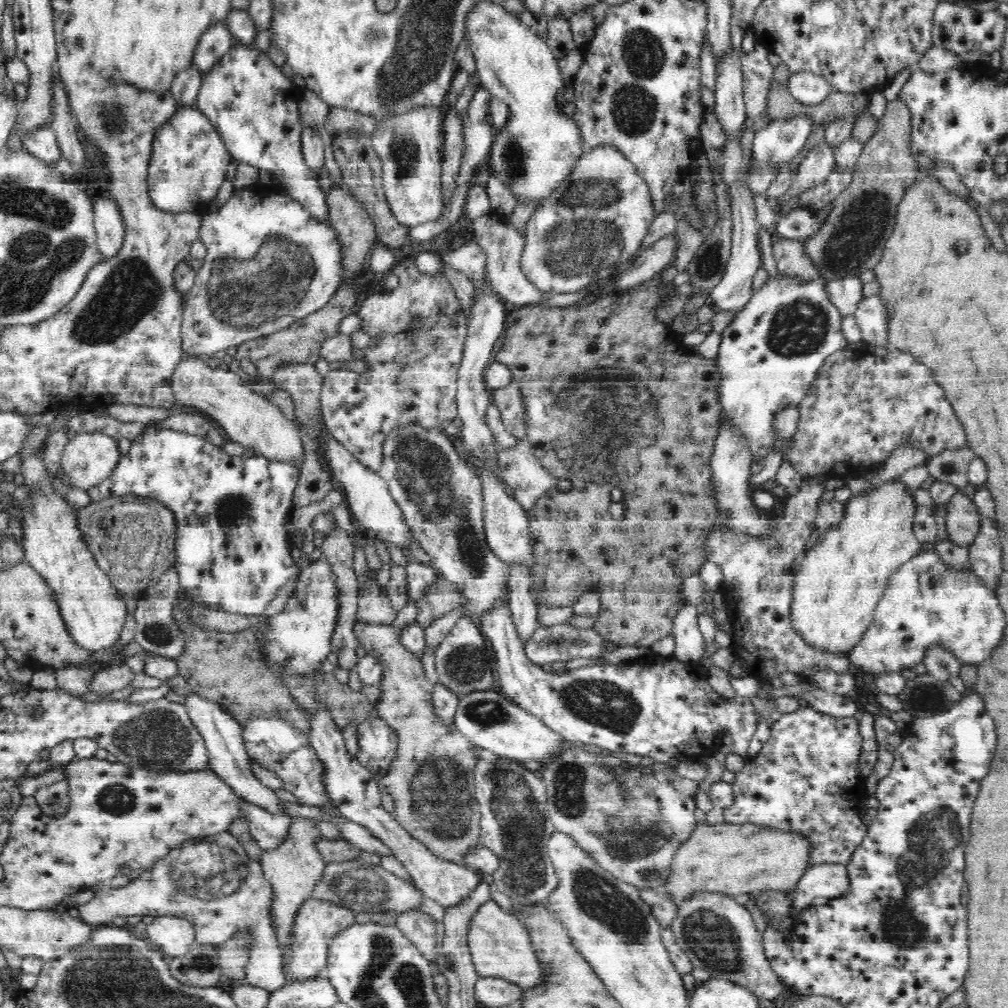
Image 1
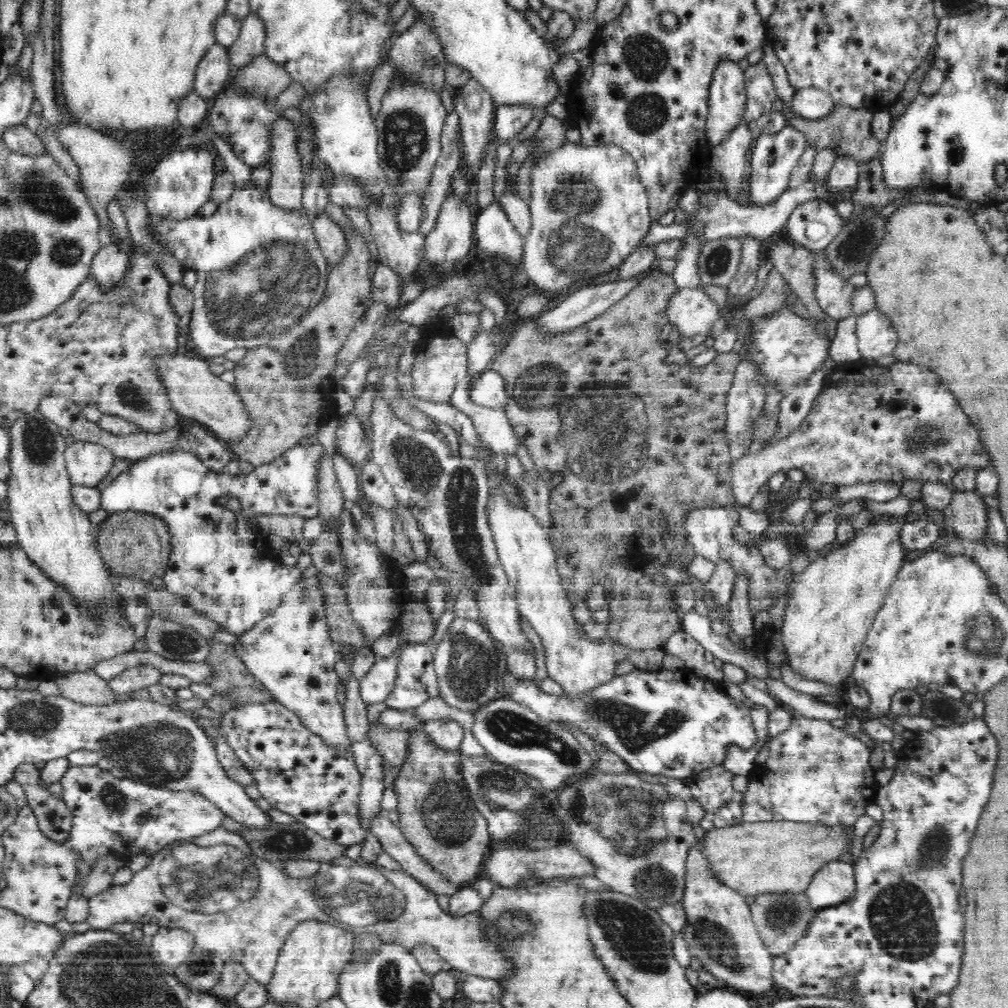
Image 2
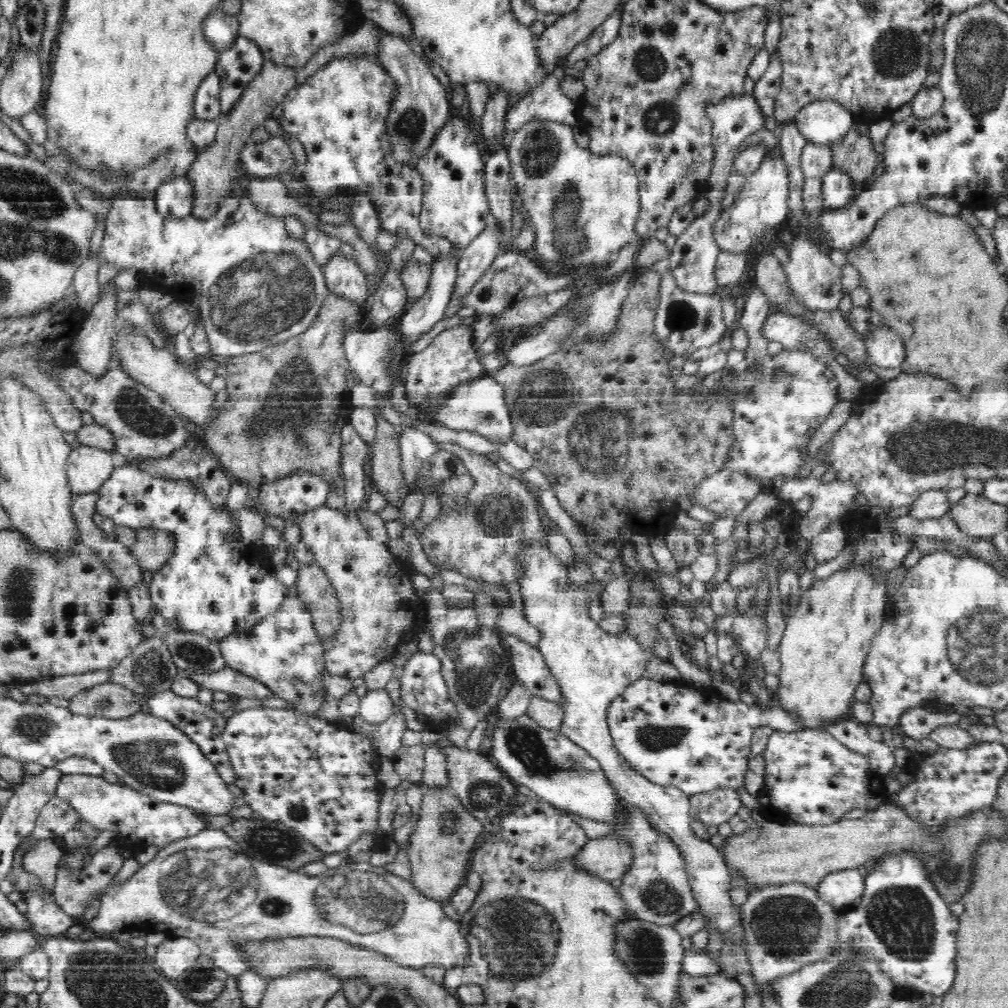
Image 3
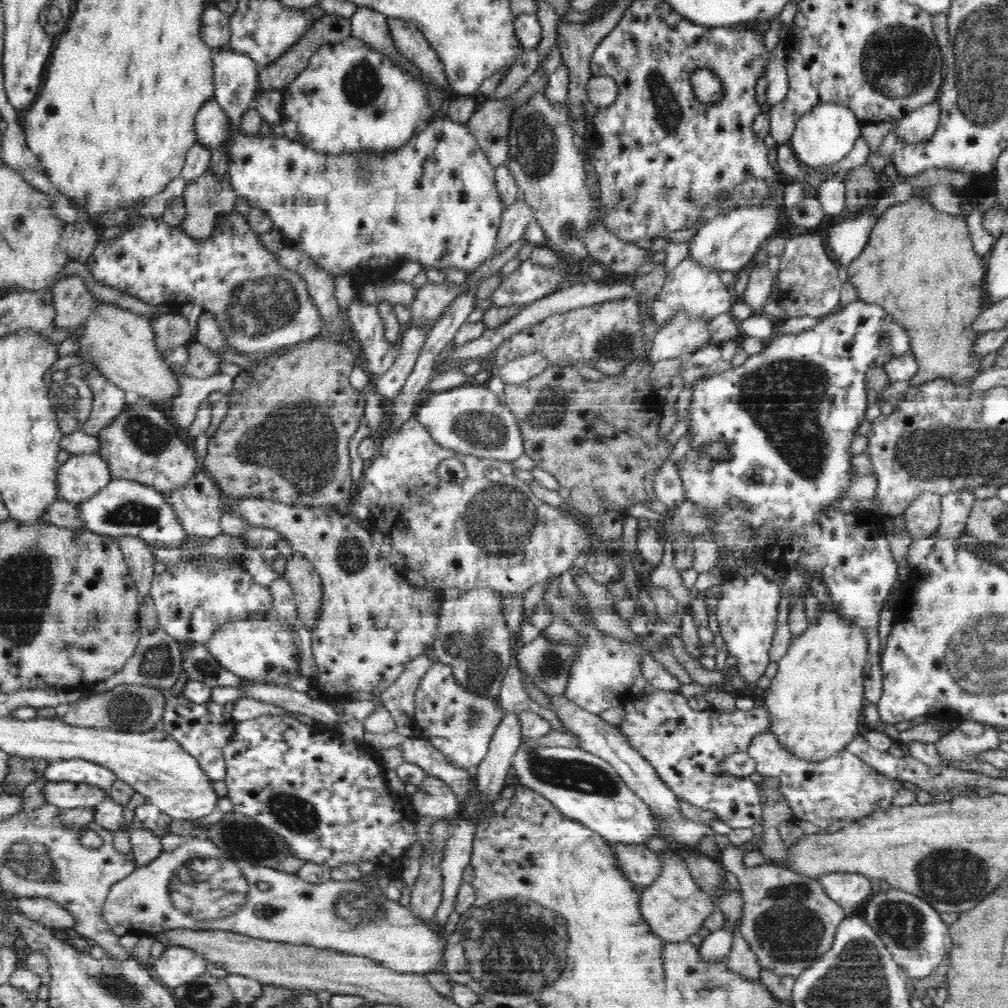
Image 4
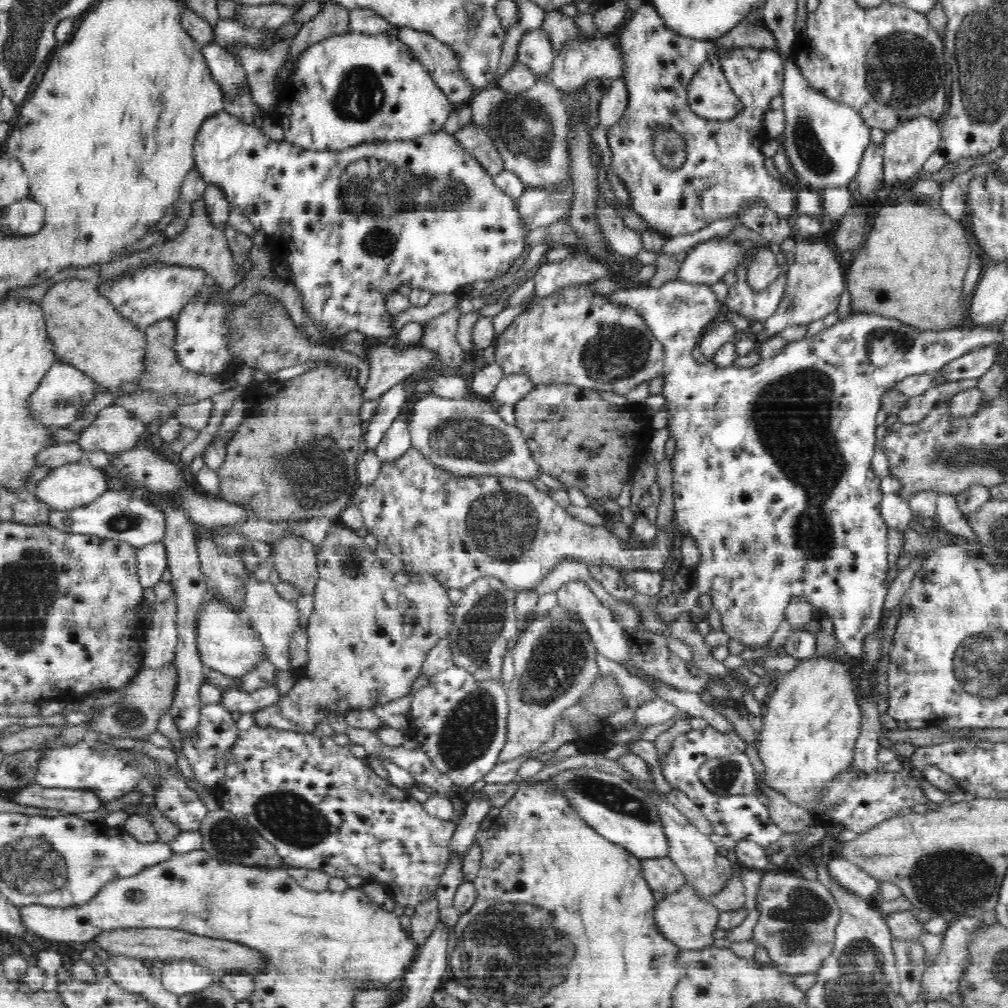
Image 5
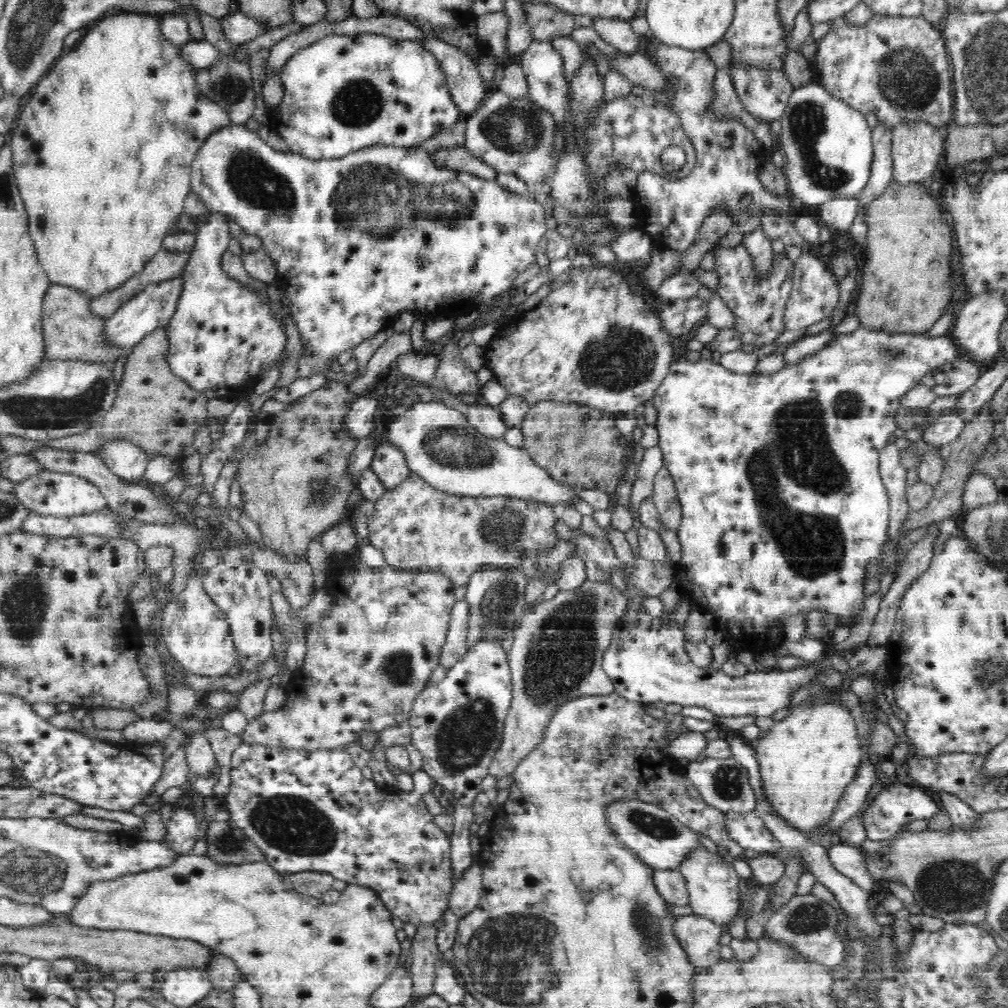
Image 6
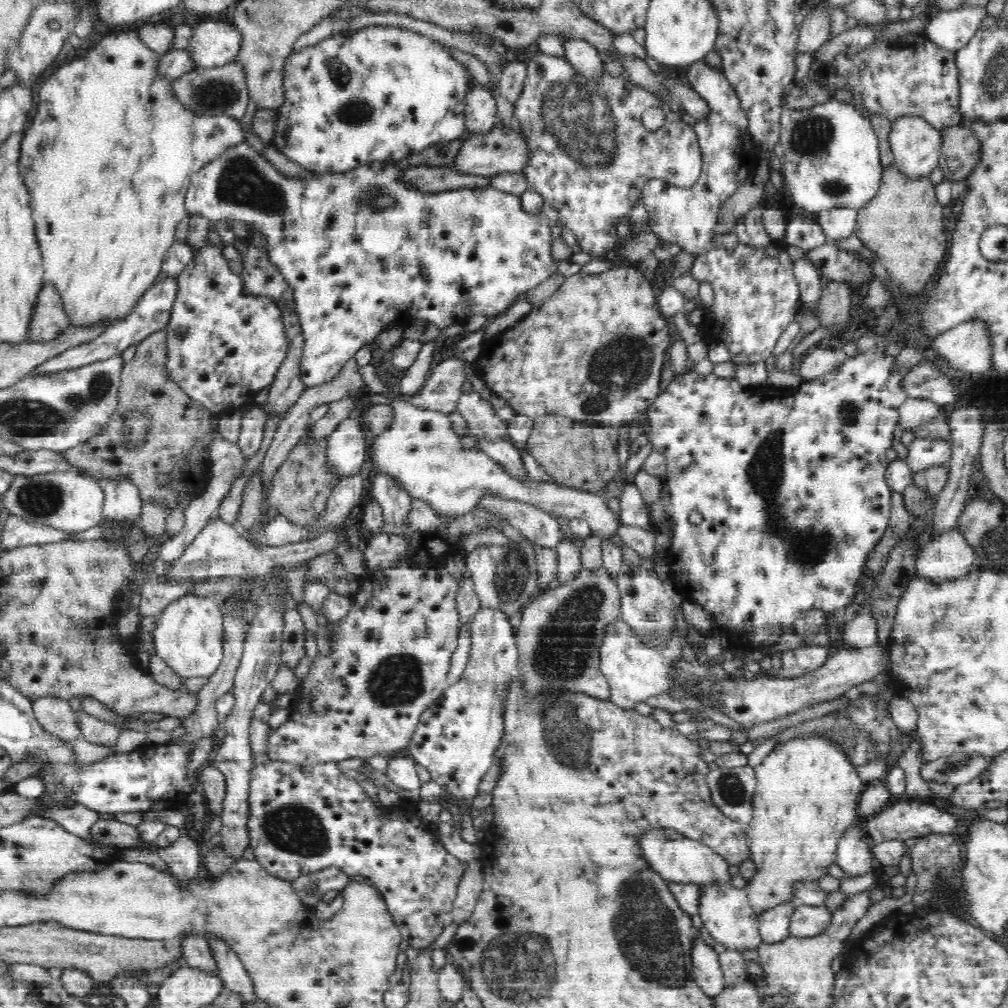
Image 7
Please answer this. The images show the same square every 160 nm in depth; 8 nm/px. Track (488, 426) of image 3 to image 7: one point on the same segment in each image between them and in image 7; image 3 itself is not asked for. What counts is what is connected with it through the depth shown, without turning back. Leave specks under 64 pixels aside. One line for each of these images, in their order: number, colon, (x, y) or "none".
4: (470, 419)
5: (467, 437)
6: (440, 444)
7: (422, 453)

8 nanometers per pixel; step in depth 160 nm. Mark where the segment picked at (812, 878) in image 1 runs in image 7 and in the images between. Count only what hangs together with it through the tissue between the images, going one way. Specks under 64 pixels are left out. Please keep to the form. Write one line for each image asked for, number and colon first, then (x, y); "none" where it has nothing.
2: (835, 883)
3: (843, 889)
4: (848, 889)
5: (850, 876)
6: (849, 860)
7: (854, 855)

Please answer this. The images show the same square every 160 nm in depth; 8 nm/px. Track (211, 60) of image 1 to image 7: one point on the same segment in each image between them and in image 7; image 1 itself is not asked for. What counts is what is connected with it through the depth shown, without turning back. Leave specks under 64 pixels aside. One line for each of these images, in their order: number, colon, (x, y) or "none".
2: (213, 73)
3: (207, 102)
4: (211, 123)
5: (351, 225)
6: (334, 228)
7: (360, 248)

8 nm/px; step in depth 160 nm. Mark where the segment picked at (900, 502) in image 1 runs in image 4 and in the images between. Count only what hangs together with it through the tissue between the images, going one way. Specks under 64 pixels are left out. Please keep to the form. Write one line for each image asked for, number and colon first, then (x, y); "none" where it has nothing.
2: (833, 603)
3: (823, 648)
4: (815, 699)

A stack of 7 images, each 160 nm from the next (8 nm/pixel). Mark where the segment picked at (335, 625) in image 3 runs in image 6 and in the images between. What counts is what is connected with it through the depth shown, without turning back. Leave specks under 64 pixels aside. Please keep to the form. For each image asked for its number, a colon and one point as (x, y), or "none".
4: (307, 587)
5: (295, 560)
6: (295, 485)

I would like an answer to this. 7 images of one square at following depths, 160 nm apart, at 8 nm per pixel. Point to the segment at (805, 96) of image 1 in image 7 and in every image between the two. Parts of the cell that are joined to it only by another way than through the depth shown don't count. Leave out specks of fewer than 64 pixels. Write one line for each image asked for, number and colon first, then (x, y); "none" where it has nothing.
2: (812, 104)
3: (825, 122)
4: (824, 135)
5: (825, 140)
6: (828, 144)
7: (831, 159)

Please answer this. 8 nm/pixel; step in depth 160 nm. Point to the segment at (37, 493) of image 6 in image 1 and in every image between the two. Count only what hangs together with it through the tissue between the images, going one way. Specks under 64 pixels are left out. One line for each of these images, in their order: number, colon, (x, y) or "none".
1: (88, 459)
2: (87, 463)
3: (88, 468)
4: (80, 477)
5: (71, 486)

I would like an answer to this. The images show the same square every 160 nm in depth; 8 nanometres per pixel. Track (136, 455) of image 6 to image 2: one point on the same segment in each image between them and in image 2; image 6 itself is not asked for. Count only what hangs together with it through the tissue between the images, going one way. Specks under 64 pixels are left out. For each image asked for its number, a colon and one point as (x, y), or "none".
2: (109, 264)
3: (93, 347)
4: (109, 401)
5: (114, 430)

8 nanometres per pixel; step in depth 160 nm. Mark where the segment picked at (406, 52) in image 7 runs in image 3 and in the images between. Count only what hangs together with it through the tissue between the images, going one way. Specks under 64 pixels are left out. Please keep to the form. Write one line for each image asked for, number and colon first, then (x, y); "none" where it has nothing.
3: (339, 114)
4: (349, 97)
5: (349, 89)
6: (343, 93)

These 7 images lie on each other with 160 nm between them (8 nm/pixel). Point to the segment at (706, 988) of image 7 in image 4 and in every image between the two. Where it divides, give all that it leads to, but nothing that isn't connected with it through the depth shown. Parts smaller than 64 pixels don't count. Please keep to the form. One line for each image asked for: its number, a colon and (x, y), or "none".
4: (675, 906)
5: (688, 920)
6: (700, 938)

